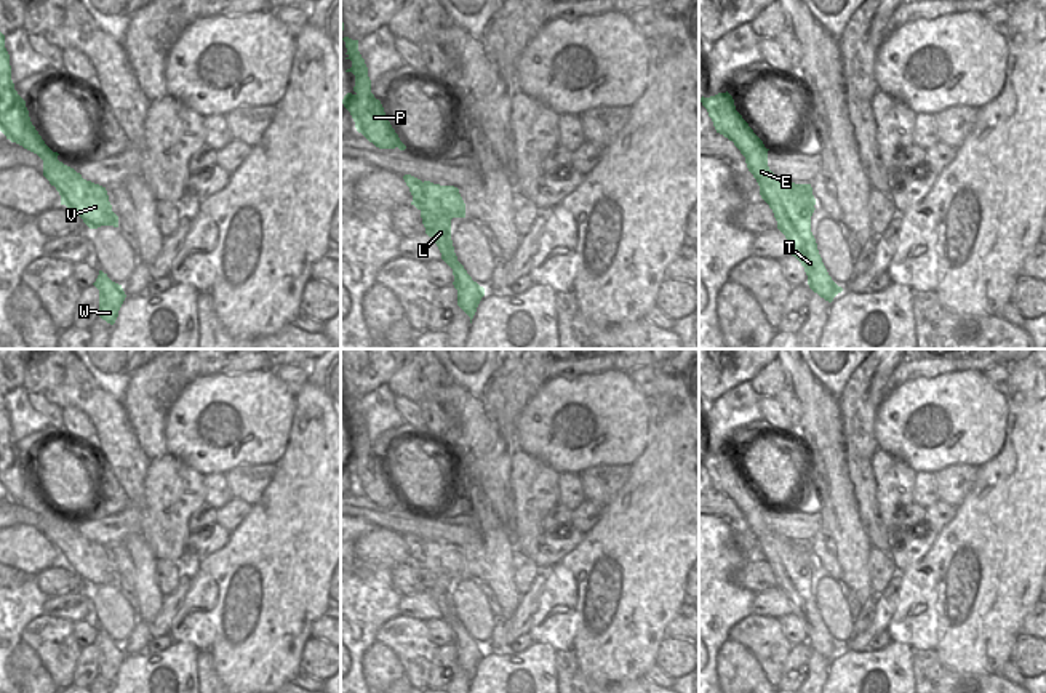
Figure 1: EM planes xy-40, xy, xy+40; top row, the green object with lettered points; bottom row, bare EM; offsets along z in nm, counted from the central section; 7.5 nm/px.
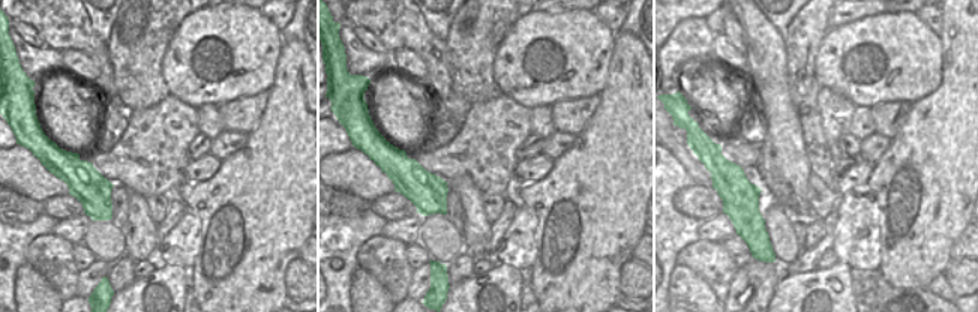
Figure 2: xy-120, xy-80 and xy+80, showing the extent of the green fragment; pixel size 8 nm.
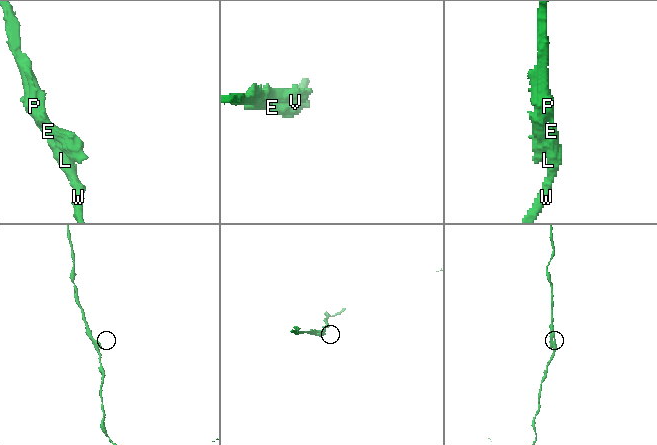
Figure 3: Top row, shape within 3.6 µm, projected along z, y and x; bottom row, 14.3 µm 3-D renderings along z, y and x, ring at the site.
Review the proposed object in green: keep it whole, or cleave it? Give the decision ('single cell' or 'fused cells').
fused cells

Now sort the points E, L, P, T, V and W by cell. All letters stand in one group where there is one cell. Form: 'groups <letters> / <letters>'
groups E L P T W / V

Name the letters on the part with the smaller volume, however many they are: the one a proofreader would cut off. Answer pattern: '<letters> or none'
V

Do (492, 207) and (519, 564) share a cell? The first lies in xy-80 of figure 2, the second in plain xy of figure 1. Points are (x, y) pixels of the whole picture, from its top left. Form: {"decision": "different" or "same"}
{"decision": "same"}

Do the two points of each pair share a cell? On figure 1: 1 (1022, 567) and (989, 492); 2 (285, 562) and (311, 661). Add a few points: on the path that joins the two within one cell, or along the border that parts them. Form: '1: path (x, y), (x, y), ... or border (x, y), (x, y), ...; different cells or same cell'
1: path (1006, 548), (1006, 511); same cell
2: border (311, 636), (304, 644), (299, 669); different cells

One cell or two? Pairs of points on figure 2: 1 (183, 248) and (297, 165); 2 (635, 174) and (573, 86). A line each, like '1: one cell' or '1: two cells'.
1: two cells
2: two cells

